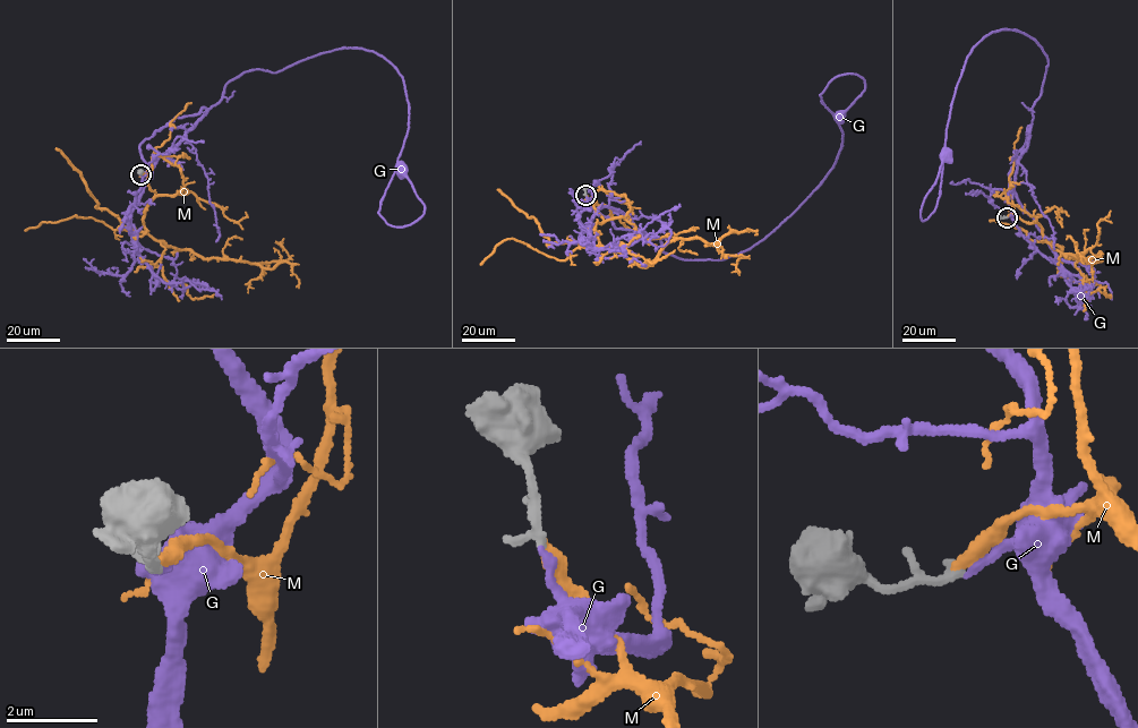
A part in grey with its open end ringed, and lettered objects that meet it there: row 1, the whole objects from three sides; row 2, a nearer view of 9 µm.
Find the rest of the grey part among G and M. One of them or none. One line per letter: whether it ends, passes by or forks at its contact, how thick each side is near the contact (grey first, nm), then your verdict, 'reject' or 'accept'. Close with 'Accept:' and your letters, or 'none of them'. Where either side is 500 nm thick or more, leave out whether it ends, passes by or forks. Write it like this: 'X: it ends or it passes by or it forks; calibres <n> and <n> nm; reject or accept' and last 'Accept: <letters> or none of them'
G: it ends; calibres 170 and 180 nm; accept
M: it ends; calibres 180 and 320 nm; reject
Accept: G

